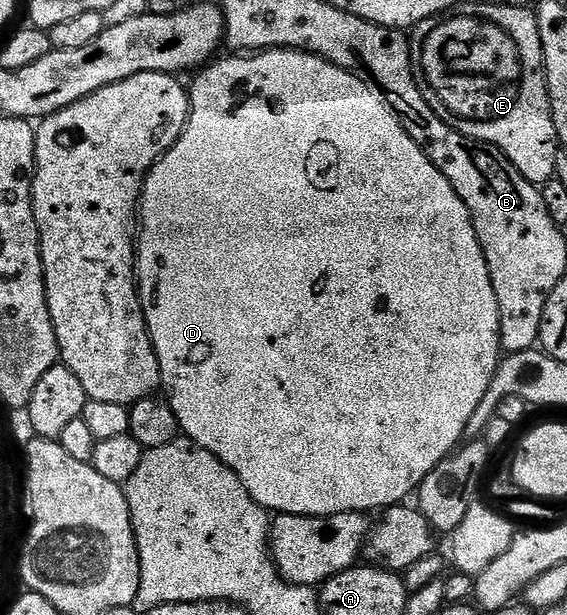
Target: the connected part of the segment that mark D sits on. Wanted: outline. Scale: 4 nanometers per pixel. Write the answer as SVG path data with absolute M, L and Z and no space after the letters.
M266 49L252 55L228 56L214 60L194 76L198 77L193 81L193 89L191 85L188 90L189 118L185 130L179 135L177 142L151 166L145 177L145 185L141 188L139 232L135 237L135 276L141 294L141 310L145 313L145 322L149 328L149 338L159 359L164 400L168 401L171 411L175 411L178 430L188 440L194 441L200 449L211 451L211 455L231 467L231 471L239 475L243 487L247 487L251 499L267 511L304 517L330 517L336 513L359 513L370 511L369 509L384 511L390 505L399 505L412 498L423 479L427 479L429 472L462 444L467 423L471 415L475 415L475 407L479 407L483 395L487 395L487 387L491 387L497 363L503 356L499 303L495 299L495 287L491 283L483 247L475 235L471 215L463 199L455 195L455 187L447 183L447 175L443 175L443 171L439 171L439 167L435 167L435 163L427 159L415 139L411 139L411 135L407 135L407 131L401 126L401 118L397 116L396 111L364 76L339 67L322 57L316 57L314 53L304 53L301 49Z

